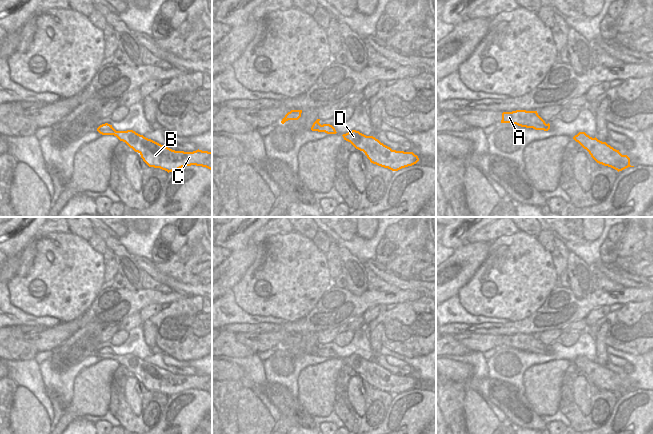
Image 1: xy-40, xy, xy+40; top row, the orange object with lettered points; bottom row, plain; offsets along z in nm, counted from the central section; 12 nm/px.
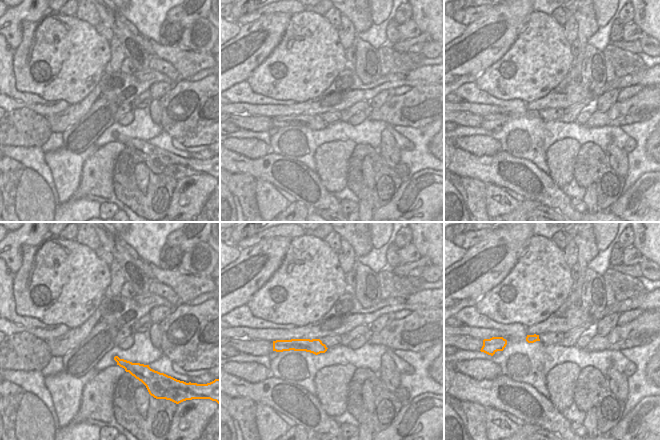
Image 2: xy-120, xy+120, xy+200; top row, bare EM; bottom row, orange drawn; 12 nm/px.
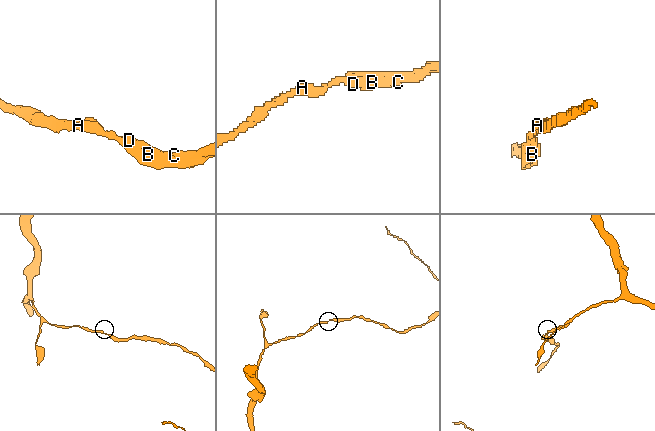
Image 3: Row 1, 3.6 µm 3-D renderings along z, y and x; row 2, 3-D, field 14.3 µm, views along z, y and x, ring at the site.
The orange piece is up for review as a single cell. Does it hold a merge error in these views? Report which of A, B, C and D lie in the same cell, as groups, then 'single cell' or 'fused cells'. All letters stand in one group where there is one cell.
groups A B C D; single cell

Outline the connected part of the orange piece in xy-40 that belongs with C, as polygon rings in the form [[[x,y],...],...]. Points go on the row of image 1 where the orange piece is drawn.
[[[105,123],[97,128],[102,135],[114,135],[141,155],[149,166],[172,172],[182,167],[196,165],[212,170],[212,152],[196,150],[193,152],[175,151],[133,130],[116,131],[112,125]]]

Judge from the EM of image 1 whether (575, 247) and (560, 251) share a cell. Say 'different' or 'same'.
different

